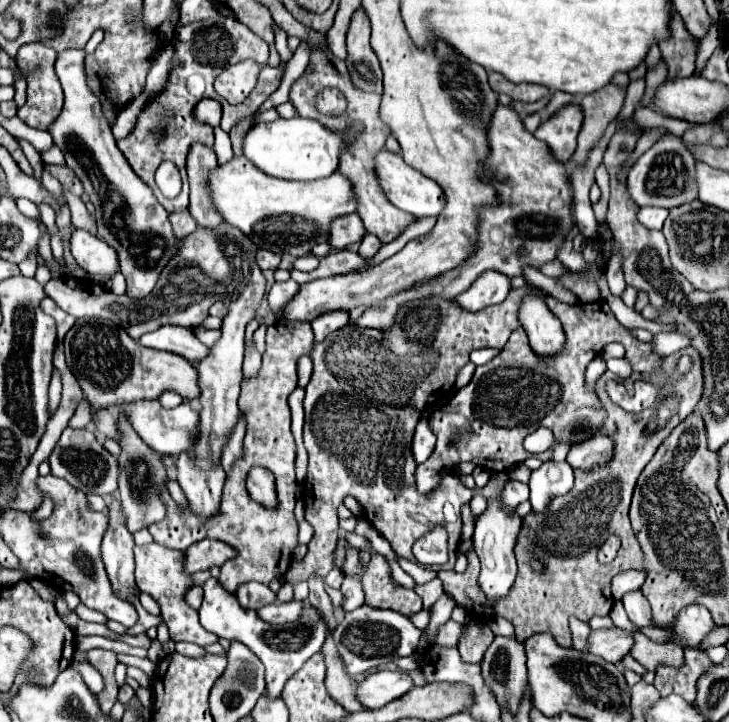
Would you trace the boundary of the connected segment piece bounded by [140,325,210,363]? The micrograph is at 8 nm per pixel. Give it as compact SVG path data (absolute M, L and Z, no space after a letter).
M164 325L164 327L140 337L140 343L146 347L152 347L152 349L162 349L162 351L182 355L184 359L194 361L194 363L200 363L202 359L206 359L210 355L210 349L206 345L202 345L194 337L192 329L188 329L188 327Z

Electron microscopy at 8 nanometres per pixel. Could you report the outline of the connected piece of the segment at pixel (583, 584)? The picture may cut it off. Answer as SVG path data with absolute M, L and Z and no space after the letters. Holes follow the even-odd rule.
M698 355L692 369L682 379L674 381L674 385L670 385L670 389L674 389L670 391L674 393L674 409L670 411L668 421L664 421L664 417L658 415L660 413L658 409L662 401L666 401L670 395L662 395L652 409L646 409L642 413L628 413L610 401L604 389L604 383L608 379L610 379L610 371L606 371L596 381L594 389L604 409L608 411L608 419L604 423L604 429L600 431L604 431L614 439L612 461L594 471L576 471L576 481L570 493L556 497L544 513L540 515L530 513L524 519L524 529L520 531L516 543L518 579L512 585L506 599L492 601L492 609L498 611L498 615L506 617L514 625L516 637L520 641L526 641L532 633L544 631L544 633L552 633L560 647L572 647L568 619L576 615L582 621L590 621L594 615L608 615L614 601L610 593L610 579L616 573L622 573L626 569L644 567L642 551L628 519L628 507L630 507L636 479L640 477L642 469L656 453L660 443L668 437L668 433L684 417L688 417L688 413L694 411L704 389L702 363ZM608 533L616 533L622 539L622 547L612 563L600 565L596 553L598 547L608 539ZM532 557L542 557L546 565L542 573L534 573L530 569Z

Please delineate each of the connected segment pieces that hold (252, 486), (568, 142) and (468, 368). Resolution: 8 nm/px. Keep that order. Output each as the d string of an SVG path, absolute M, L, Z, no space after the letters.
M254 467L248 473L248 493L260 505L274 509L278 507L276 489L274 489L274 475L264 467Z
M566 105L550 119L542 121L534 135L536 139L544 139L544 143L548 143L558 161L566 163L576 149L576 137L582 127L582 121L582 109L578 105Z
M468 363L468 365L464 365L464 367L460 369L460 373L458 373L458 377L456 377L456 385L454 385L456 391L470 383L470 379L472 379L472 375L474 375L474 369L476 369L474 363Z

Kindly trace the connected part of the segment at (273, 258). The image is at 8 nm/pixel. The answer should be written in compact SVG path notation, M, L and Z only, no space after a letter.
M260 249L258 255L256 255L256 261L258 261L258 267L260 267L262 271L266 271L266 269L276 271L278 265L280 265L280 255L276 255L276 253L272 253L272 251L266 251L266 249Z

